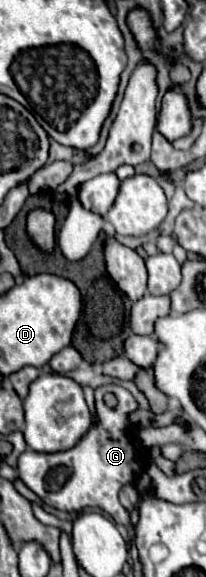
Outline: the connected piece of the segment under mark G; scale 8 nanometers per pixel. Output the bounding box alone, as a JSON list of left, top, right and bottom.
[19,385,147,525]

